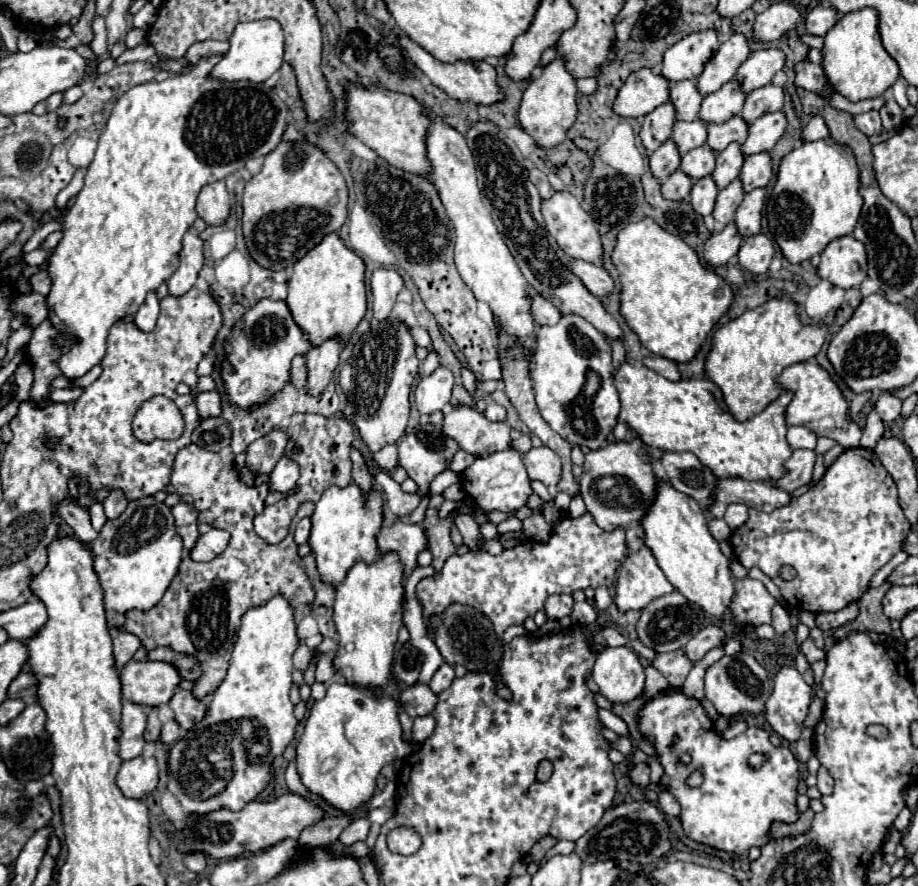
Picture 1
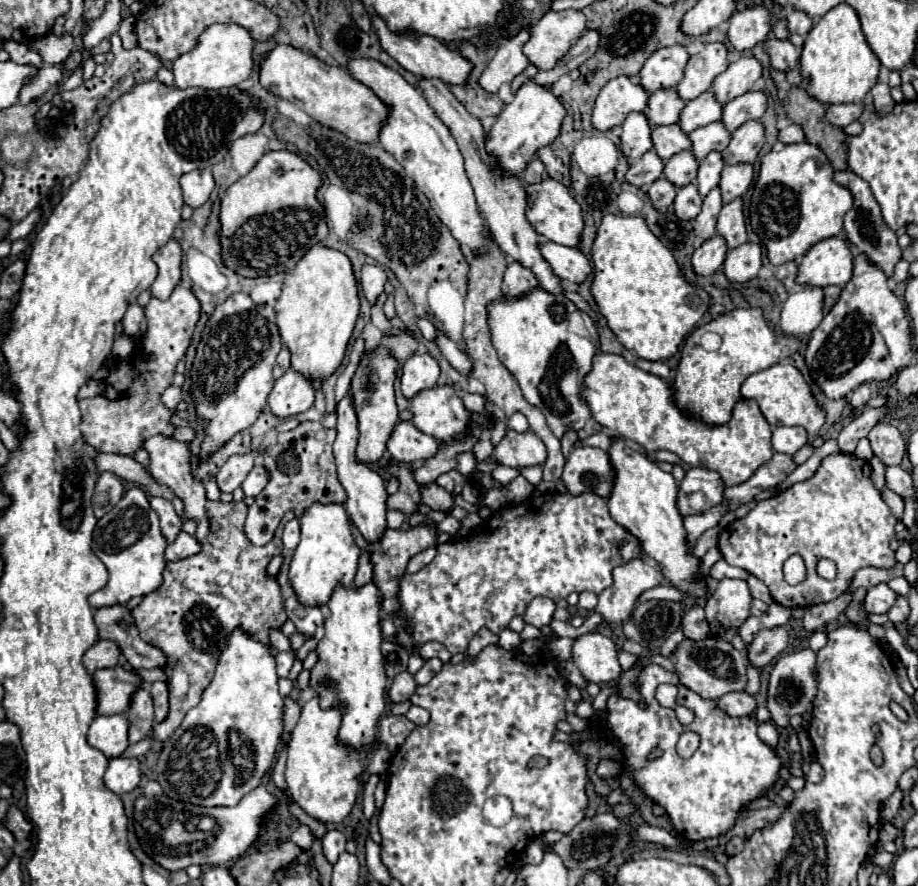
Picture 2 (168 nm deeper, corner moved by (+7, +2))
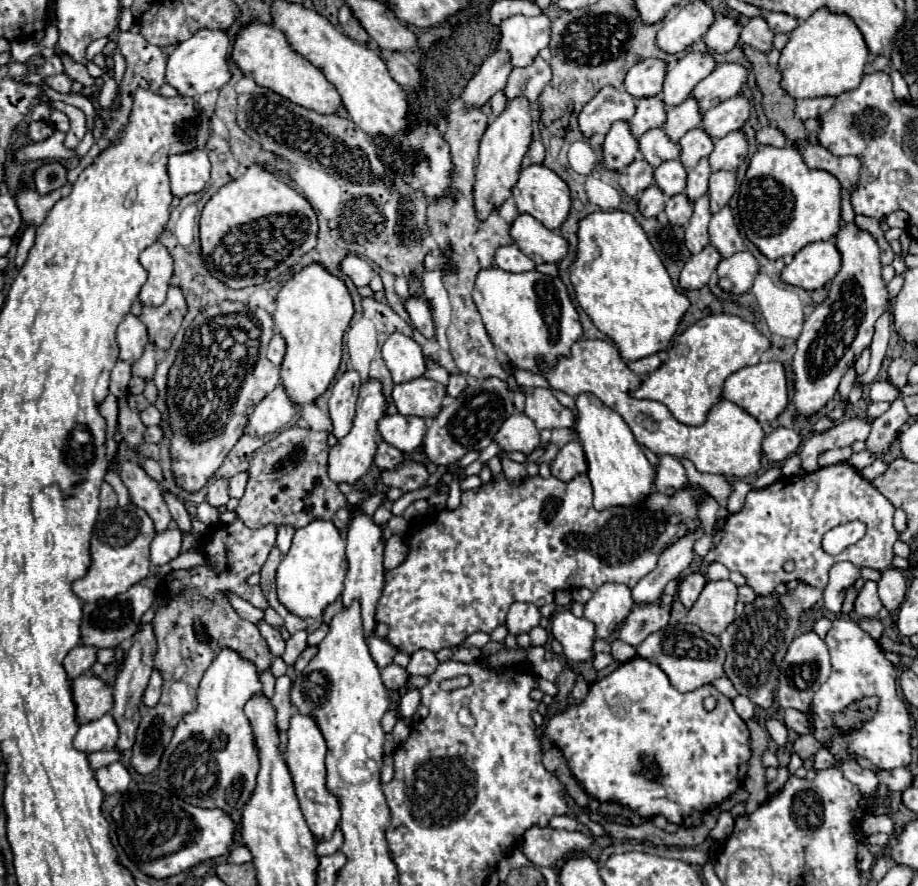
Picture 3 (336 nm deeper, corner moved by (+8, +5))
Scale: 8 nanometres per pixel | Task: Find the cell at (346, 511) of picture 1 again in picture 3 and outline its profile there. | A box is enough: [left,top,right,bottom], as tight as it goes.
[277,520,347,618]

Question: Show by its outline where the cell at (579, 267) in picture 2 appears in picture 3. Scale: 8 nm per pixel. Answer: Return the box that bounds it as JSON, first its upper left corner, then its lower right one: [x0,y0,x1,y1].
[509,214,567,264]

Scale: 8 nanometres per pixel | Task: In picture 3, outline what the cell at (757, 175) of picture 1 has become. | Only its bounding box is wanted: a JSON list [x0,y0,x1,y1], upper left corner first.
[709,172,735,214]

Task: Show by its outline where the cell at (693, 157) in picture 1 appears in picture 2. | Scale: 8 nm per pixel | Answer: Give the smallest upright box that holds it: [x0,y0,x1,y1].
[664,151,698,187]

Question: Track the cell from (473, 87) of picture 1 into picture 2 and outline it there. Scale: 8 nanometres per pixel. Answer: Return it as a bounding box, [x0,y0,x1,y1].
[372,15,474,85]

